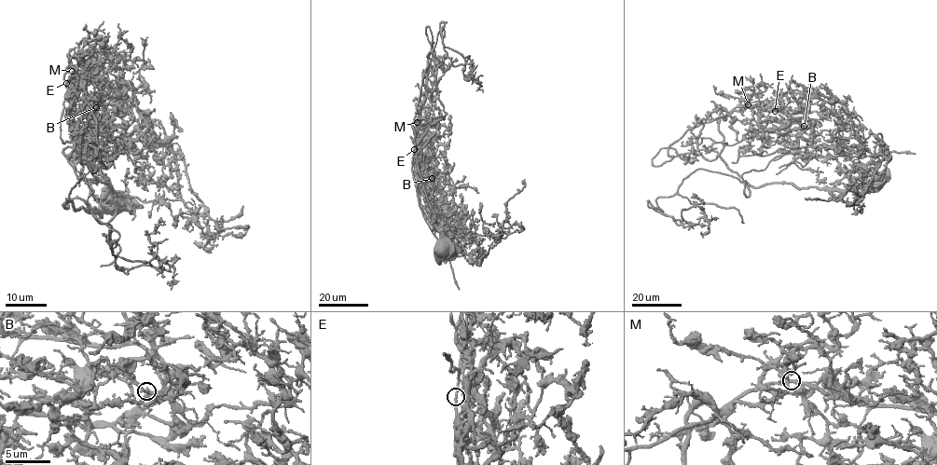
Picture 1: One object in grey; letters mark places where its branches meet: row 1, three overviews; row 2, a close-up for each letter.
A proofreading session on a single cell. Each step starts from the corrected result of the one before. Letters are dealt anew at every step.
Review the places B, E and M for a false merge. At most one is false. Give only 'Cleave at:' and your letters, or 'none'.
Cleave at: none

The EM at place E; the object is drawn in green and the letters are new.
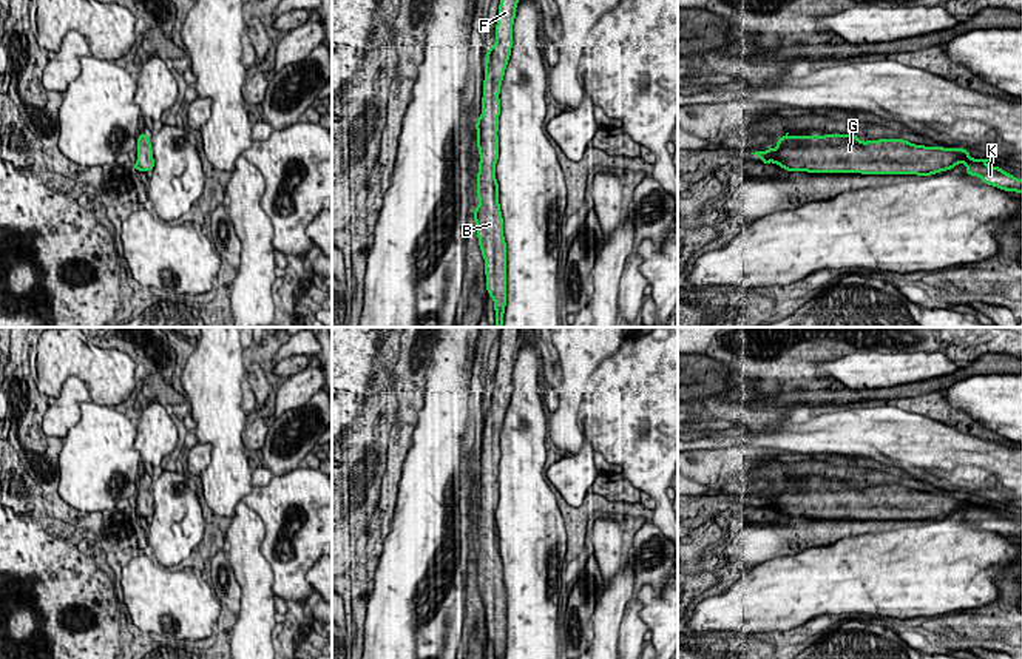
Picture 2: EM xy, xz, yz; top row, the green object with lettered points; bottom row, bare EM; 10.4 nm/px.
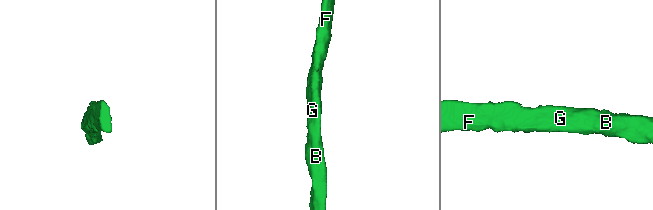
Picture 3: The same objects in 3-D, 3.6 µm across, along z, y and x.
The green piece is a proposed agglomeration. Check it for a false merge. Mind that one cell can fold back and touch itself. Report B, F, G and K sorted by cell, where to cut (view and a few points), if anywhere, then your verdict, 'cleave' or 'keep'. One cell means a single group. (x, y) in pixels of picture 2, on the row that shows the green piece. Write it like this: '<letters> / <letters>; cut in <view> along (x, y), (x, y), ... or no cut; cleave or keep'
B F G K; no cut; keep

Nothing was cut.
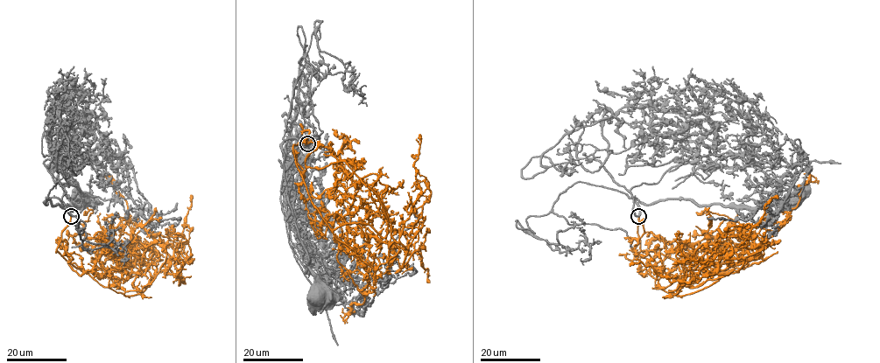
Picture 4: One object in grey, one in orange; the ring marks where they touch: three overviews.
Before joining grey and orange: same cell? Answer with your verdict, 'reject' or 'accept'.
accept

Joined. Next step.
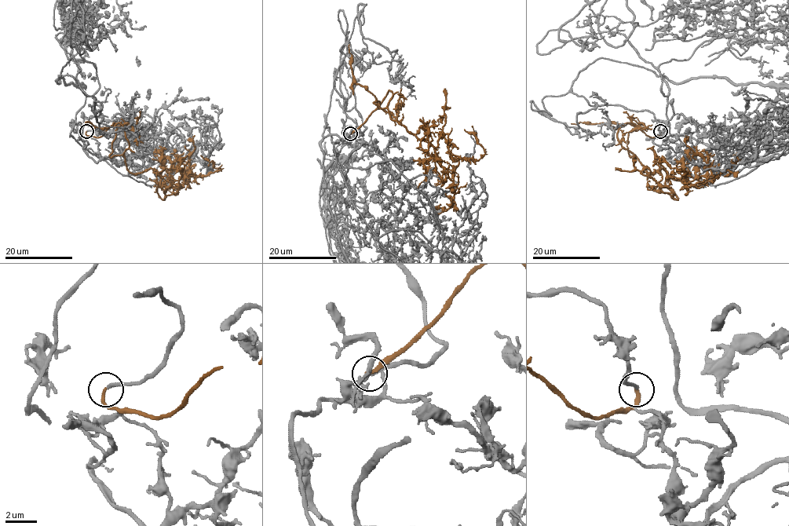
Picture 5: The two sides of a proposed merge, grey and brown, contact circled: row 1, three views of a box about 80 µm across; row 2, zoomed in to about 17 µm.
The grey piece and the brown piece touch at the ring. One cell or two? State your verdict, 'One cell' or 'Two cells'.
One cell

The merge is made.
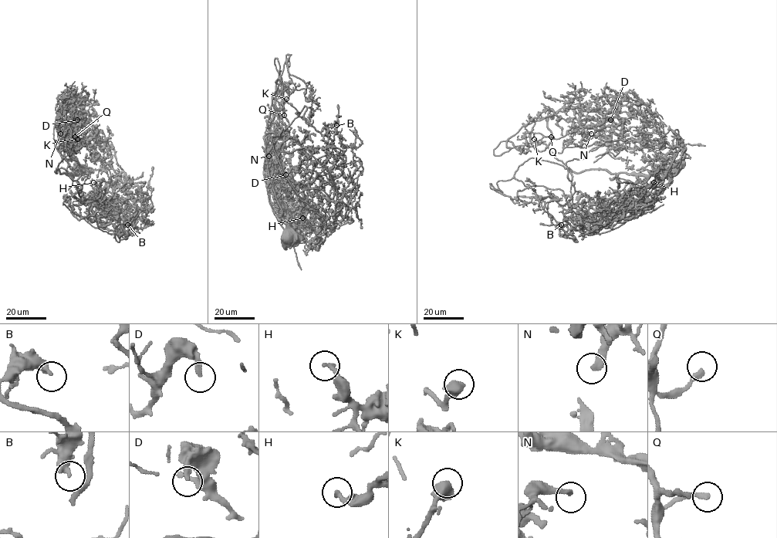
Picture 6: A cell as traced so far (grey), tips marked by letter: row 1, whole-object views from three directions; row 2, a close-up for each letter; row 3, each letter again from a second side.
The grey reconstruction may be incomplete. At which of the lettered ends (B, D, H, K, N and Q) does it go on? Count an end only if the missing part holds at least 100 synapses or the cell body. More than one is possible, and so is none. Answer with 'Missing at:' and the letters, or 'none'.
Missing at: K, Q

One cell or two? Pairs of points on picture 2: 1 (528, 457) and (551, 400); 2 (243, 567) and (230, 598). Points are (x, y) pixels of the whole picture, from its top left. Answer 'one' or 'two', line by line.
1: two
2: two

